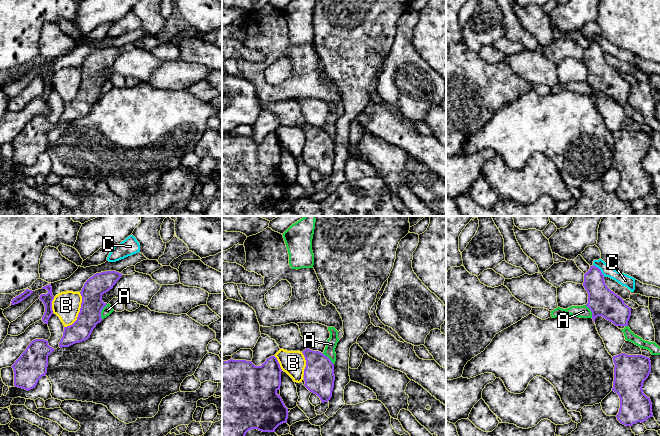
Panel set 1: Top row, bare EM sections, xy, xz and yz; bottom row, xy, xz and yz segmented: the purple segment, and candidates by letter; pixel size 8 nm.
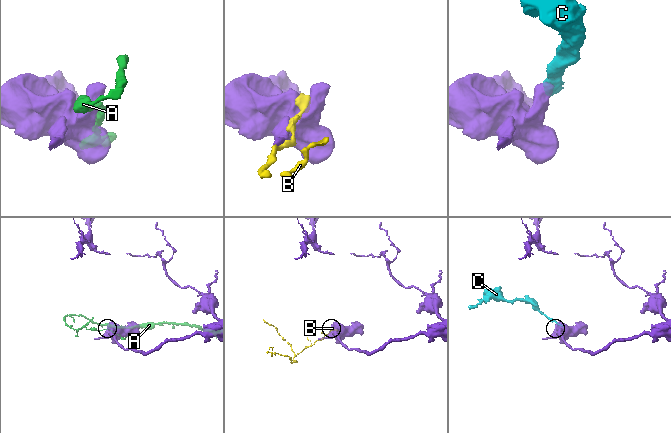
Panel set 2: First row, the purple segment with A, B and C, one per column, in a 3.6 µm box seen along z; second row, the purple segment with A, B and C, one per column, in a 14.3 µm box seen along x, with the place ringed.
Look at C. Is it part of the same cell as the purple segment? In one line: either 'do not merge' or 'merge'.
do not merge

